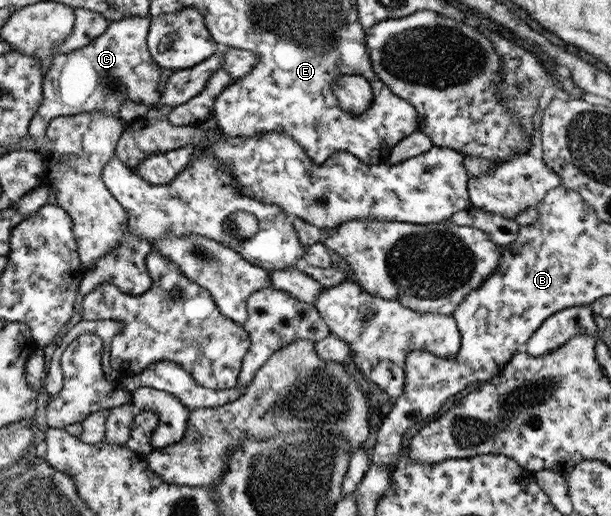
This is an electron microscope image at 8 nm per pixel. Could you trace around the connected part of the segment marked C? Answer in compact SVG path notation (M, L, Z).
M128 18L110 22L108 28L100 36L93 38L86 46L66 54L58 54L52 60L52 65L45 74L44 102L34 116L29 126L29 134L37 140L37 150L50 147L47 137L50 121L58 116L77 115L83 112L110 111L120 112L121 104L126 100L143 103L150 108L161 102L163 89L160 86L160 68L149 52L148 36L152 18Z

